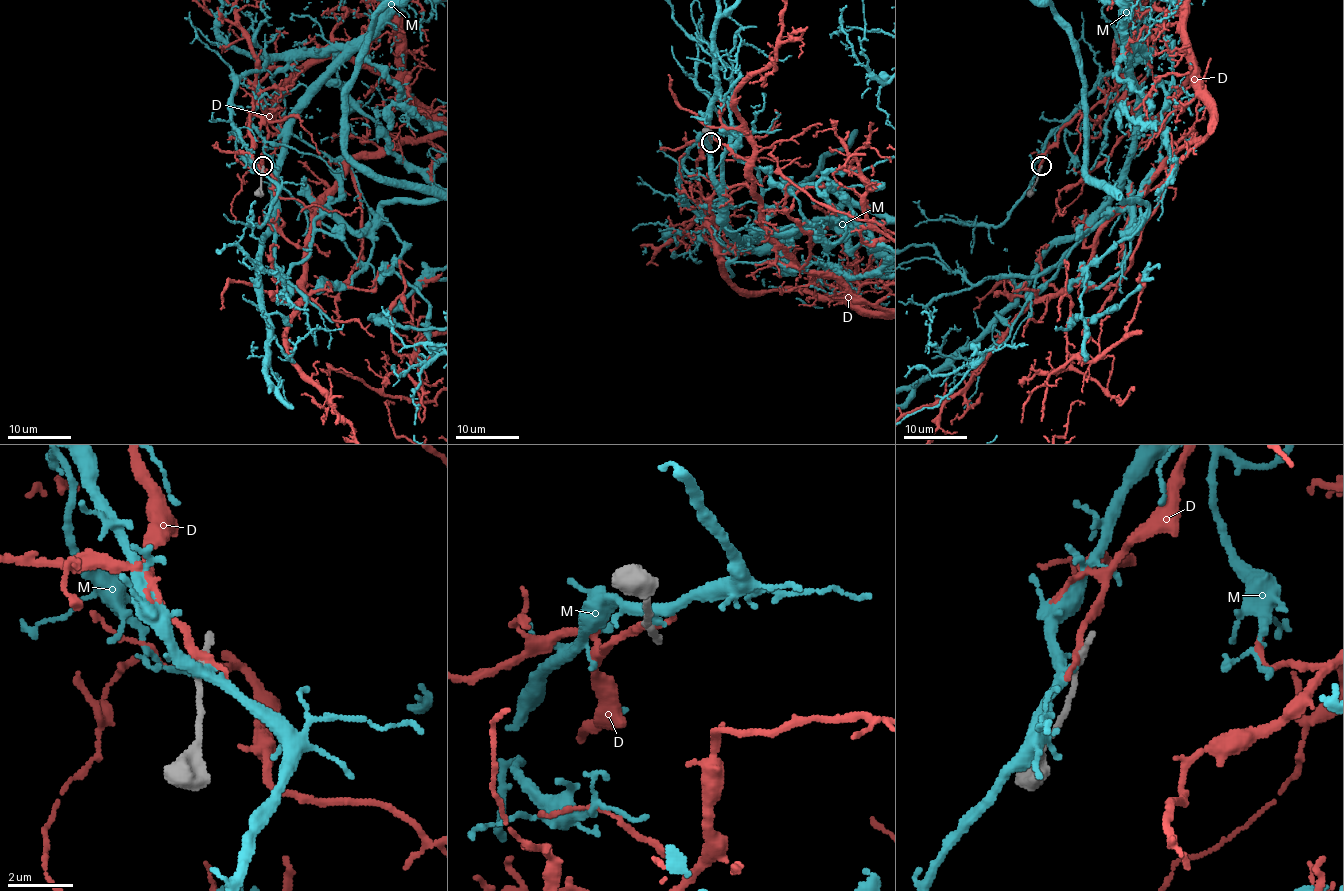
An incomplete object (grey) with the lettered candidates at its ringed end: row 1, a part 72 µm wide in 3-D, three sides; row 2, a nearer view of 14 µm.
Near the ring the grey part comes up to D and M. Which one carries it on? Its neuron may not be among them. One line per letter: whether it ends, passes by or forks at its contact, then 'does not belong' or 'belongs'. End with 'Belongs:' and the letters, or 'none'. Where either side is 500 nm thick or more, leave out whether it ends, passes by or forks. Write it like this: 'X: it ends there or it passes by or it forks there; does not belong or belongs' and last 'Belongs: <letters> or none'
D: it ends there; does not belong
M: it passes by; does not belong
Belongs: none

